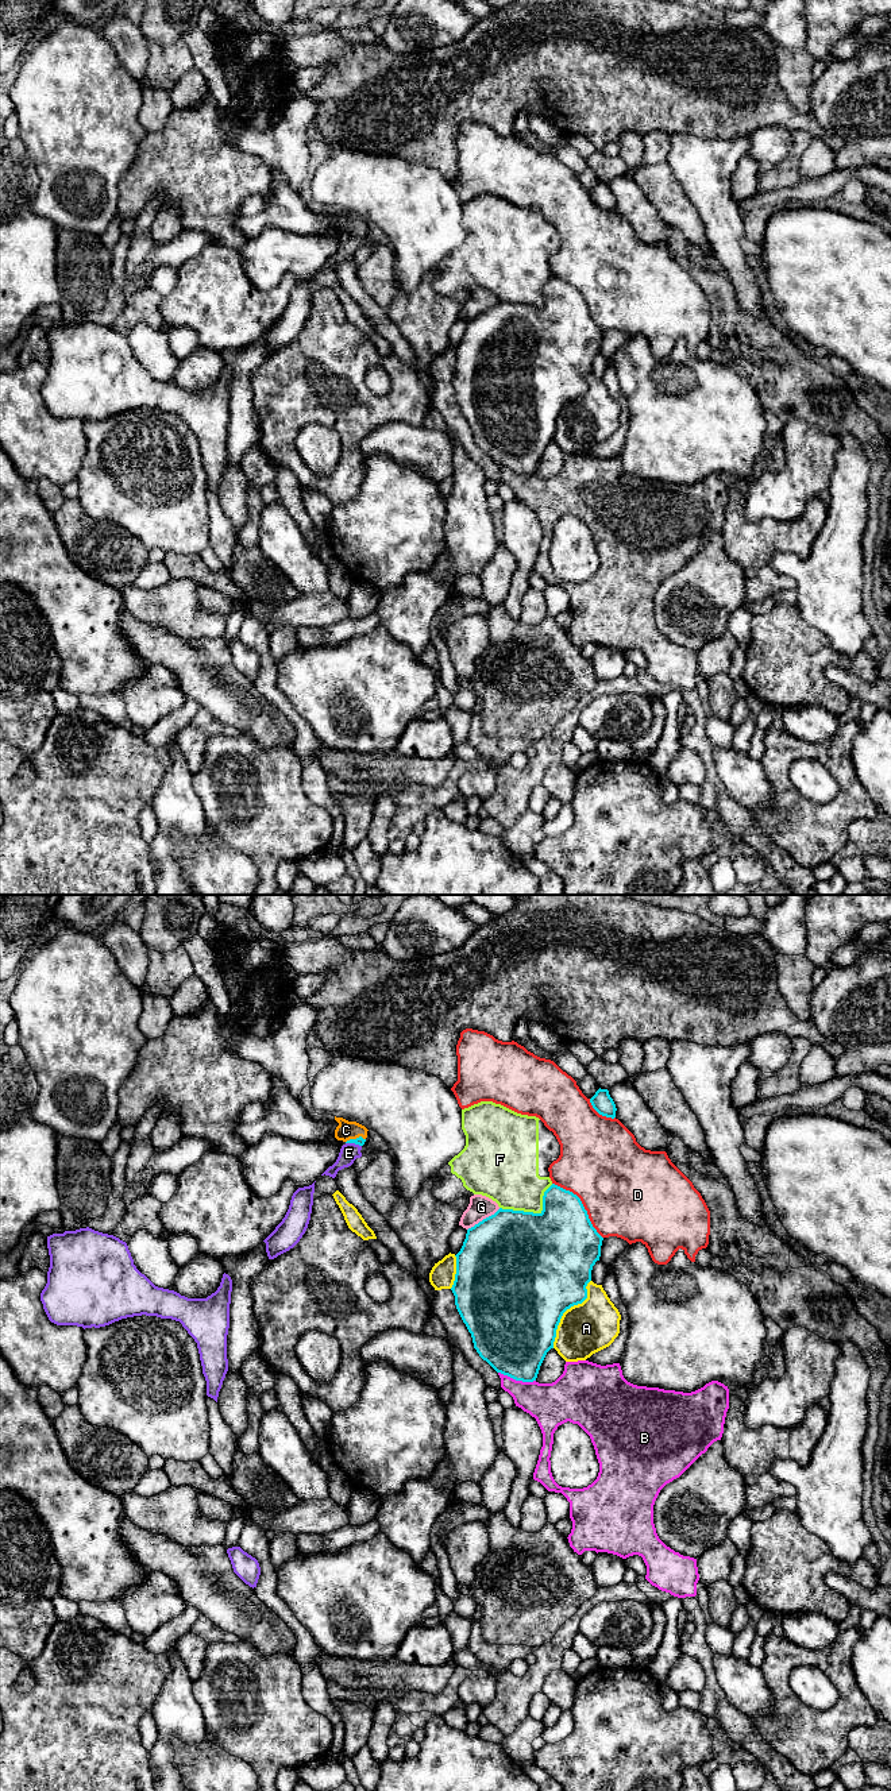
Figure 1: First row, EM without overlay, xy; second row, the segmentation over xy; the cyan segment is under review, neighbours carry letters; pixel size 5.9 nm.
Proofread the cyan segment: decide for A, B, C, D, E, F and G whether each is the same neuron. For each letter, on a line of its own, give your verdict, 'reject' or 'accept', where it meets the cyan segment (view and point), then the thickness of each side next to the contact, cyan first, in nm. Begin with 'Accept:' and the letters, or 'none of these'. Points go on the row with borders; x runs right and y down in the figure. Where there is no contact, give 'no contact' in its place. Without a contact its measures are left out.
Accept: C
A: reject; contact xy (566, 1309); calibres 500 and 300 nm
B: reject; contact xy (517, 1380); calibres 420 and 260 nm
C: accept; contact xy (357, 1138); calibres 50 and 120 nm
D: reject; contact xy (582, 1205); calibres 420 and 480 nm
E: reject; contact xy (354, 1142); calibres 50 and 110 nm
F: reject; contact xy (532, 1212); calibres 500 and 340 nm
G: reject; contact xy (483, 1219); calibres 500 and 140 nm

